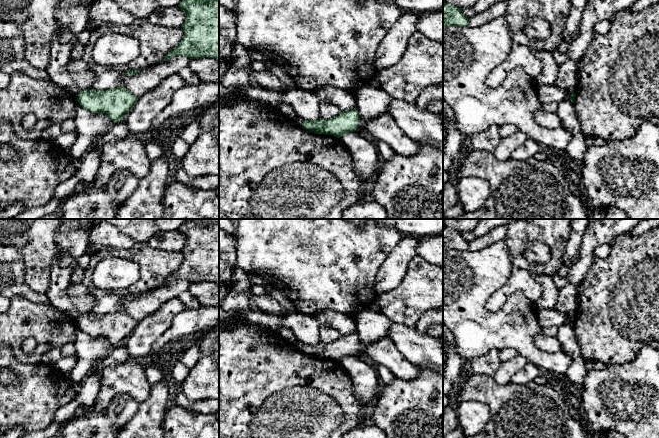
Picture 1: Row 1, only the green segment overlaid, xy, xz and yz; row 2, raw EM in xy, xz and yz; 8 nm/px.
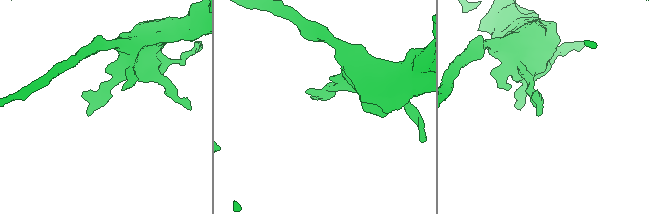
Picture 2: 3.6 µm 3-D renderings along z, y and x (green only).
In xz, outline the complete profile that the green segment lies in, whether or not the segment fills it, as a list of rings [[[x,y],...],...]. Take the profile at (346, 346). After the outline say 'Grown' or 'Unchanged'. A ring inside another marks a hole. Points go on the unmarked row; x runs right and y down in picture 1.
[[[357,332],[342,335],[338,340],[332,343],[304,344],[302,352],[312,355],[316,358],[333,359],[337,362],[347,357],[355,356],[360,345],[360,339]]]. Unchanged

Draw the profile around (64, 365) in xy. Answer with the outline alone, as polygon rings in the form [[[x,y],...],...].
[[[76,355],[68,357],[59,357],[58,361],[54,364],[54,367],[62,374],[69,375],[77,363]]]

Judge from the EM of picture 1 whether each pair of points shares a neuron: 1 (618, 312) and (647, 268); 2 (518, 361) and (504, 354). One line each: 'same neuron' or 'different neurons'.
1: same neuron
2: different neurons

